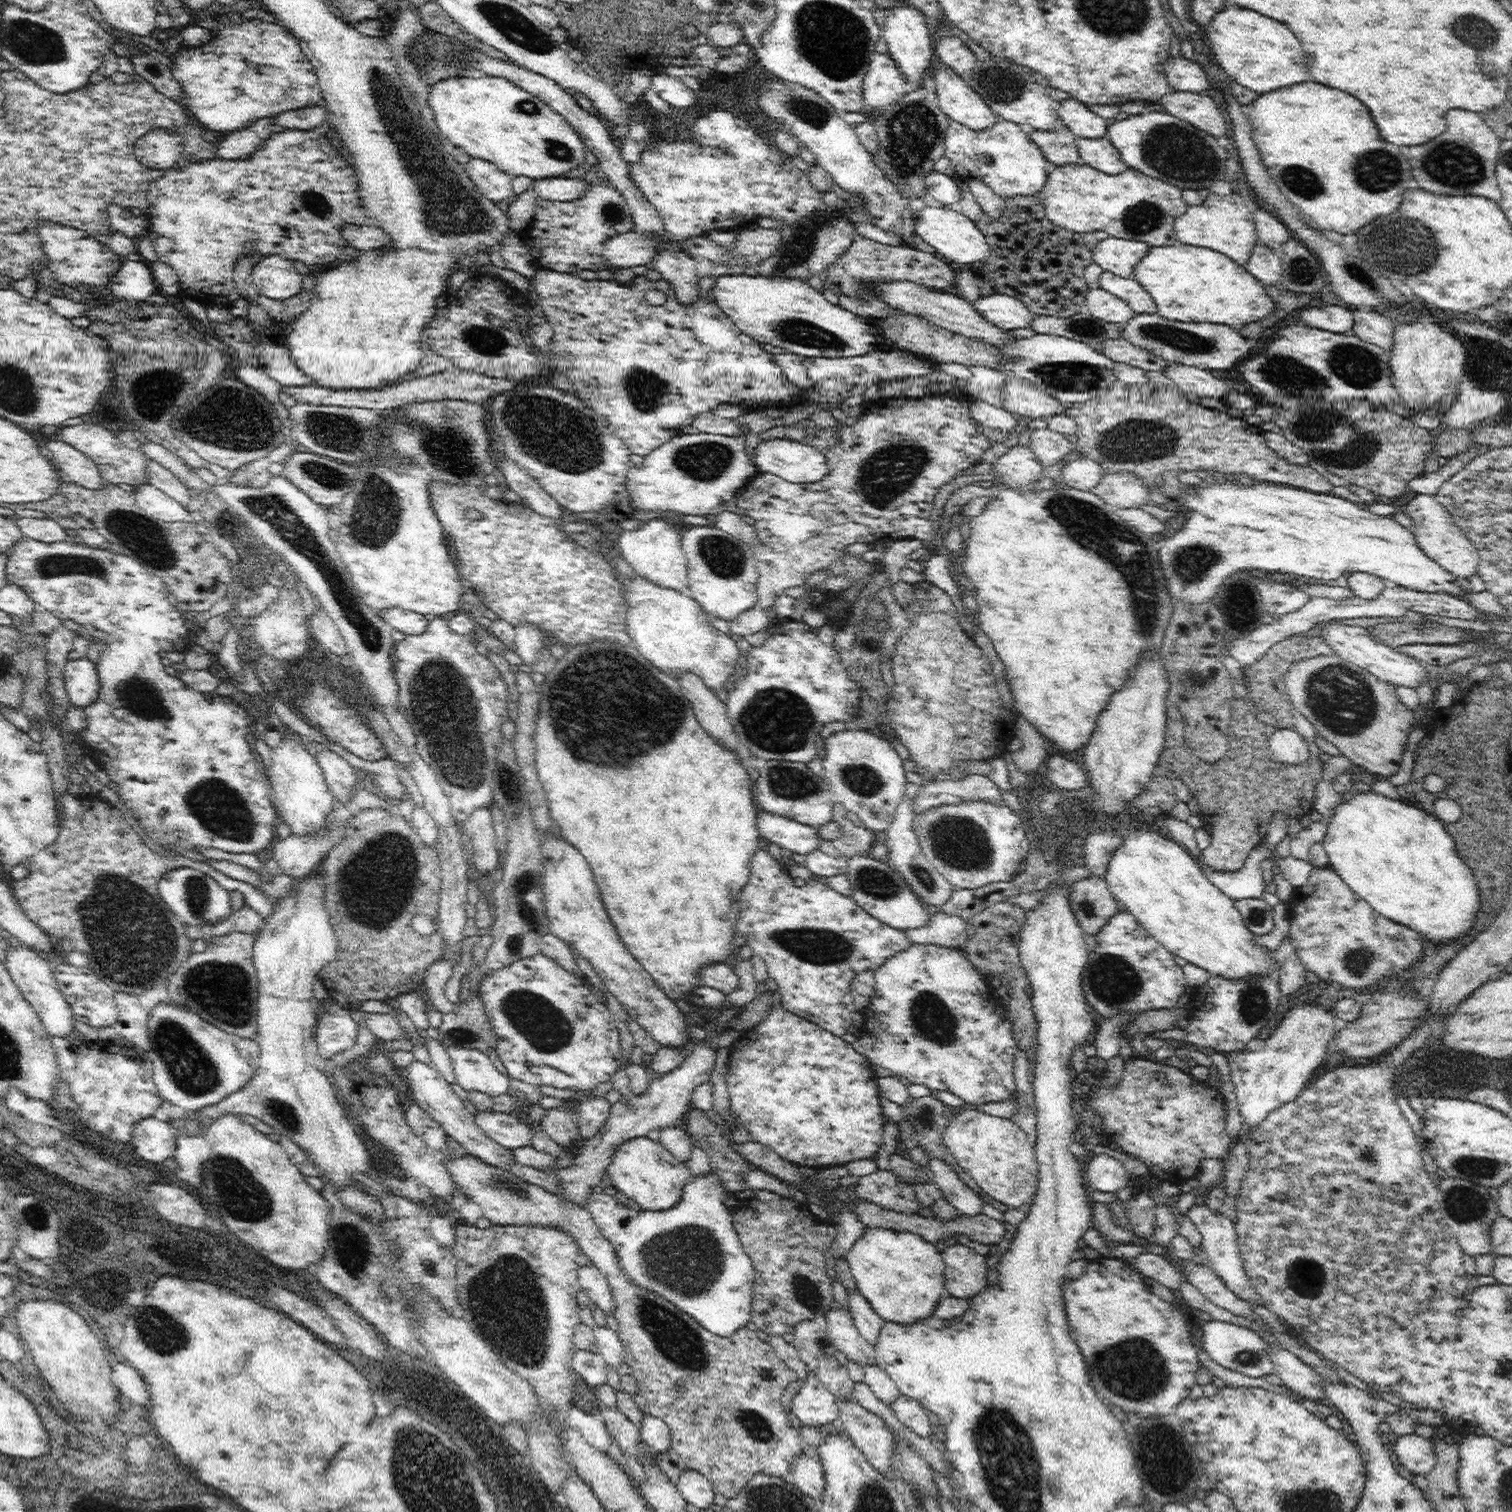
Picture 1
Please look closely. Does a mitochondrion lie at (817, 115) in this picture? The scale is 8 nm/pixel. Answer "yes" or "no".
yes

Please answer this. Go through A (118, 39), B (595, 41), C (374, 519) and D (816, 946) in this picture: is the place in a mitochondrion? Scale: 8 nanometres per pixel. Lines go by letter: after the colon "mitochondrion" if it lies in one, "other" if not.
A: other
B: other
C: mitochondrion
D: mitochondrion

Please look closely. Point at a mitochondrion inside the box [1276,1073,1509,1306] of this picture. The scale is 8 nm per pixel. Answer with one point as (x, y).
(1466, 1205)

